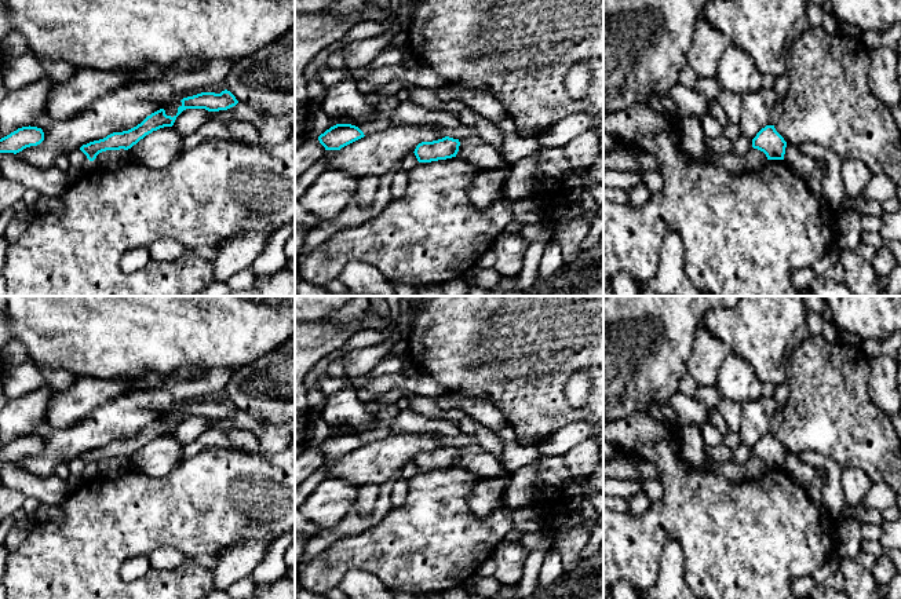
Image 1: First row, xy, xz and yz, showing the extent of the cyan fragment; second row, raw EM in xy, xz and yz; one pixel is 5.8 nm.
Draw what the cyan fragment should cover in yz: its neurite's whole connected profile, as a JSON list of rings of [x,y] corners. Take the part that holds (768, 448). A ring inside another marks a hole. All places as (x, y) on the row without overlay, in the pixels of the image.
[[[766,434],[752,448],[752,456],[763,460],[767,468],[784,468],[787,450],[774,434]]]

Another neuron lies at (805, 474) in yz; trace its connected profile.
[[[787,452],[784,470],[805,489],[817,478],[829,475],[822,467],[813,467],[802,461],[796,454]]]

